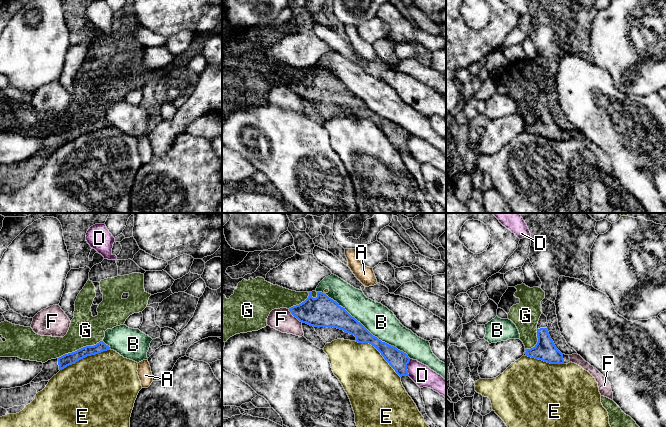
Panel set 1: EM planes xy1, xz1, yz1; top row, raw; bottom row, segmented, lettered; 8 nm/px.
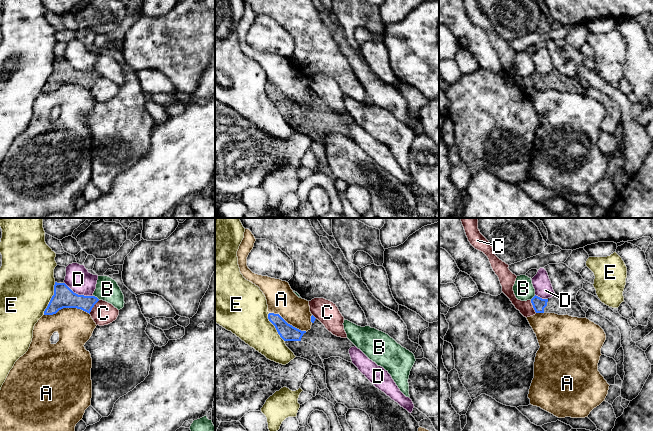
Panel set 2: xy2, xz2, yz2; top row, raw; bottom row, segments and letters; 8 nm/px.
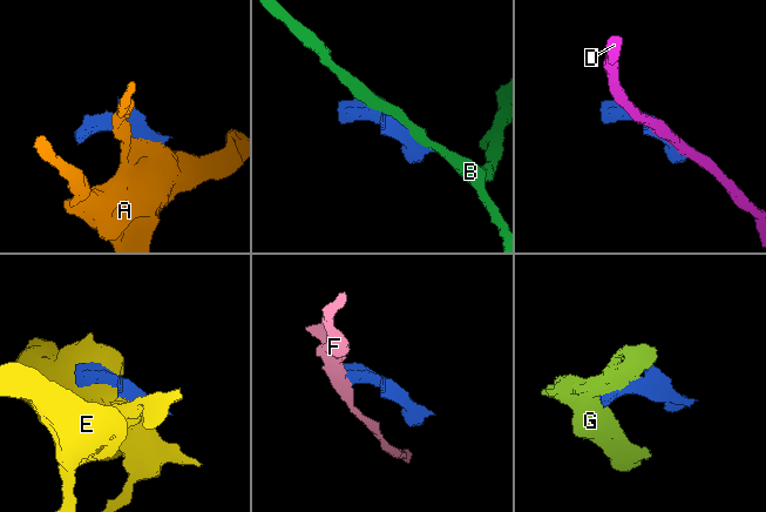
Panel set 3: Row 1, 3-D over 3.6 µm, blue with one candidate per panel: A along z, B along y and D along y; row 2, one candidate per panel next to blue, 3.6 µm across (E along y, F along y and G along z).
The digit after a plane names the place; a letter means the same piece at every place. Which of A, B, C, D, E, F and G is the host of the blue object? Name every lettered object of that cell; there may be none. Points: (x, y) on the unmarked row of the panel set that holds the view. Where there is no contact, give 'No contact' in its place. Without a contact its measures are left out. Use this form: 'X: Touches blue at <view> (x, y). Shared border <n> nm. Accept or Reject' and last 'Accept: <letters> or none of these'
A: Touches blue at xy2 (66, 83). Shared border 360 nm. Reject
B: Touches blue at xz1 (364, 103). Shared border 900 nm. Reject
C: Touches blue at xy2 (93, 82). Shared border 140 nm. Reject
D: Touches blue at xy2 (77, 70). Shared border 260 nm. Reject
E: Touches blue at xy1 (85, 132). Shared border 440 nm. Reject
F: Touches blue at xz1 (295, 92). Shared border 160 nm. Reject
G: Touches blue at xy1 (81, 124). Shared border 380 nm. Reject
Accept: none of these

